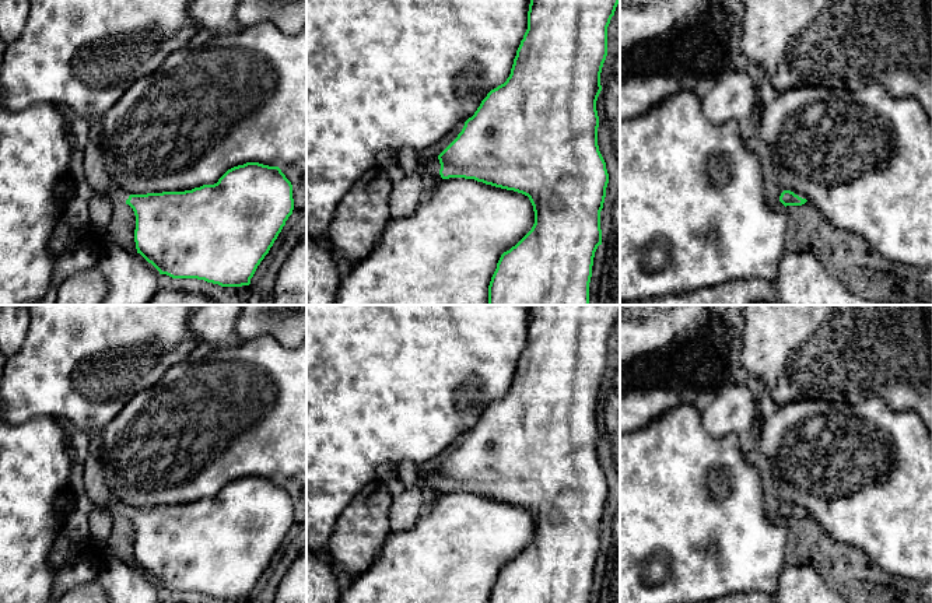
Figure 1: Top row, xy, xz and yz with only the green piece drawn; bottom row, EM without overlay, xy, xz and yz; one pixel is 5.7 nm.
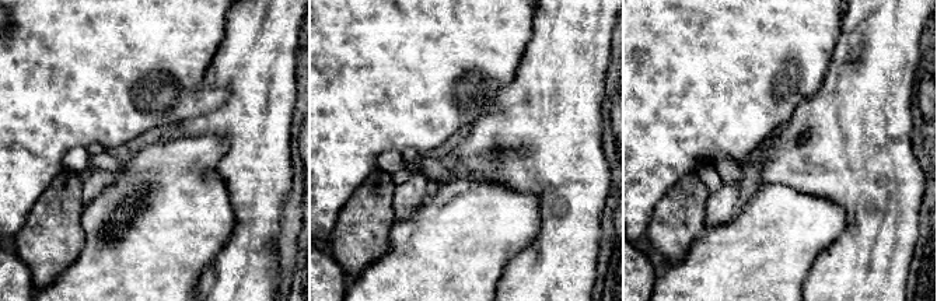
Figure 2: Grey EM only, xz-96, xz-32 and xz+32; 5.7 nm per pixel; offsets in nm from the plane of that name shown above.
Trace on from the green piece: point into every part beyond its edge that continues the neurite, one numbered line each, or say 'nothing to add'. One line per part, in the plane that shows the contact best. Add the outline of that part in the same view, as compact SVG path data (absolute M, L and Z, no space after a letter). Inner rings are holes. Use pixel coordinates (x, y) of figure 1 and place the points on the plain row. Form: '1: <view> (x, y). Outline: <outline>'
1: xz (430, 477). Outline: M423 467L420 470L420 476L421 476L424 487L439 488L441 477L439 477L438 470L428 470L428 469Z

